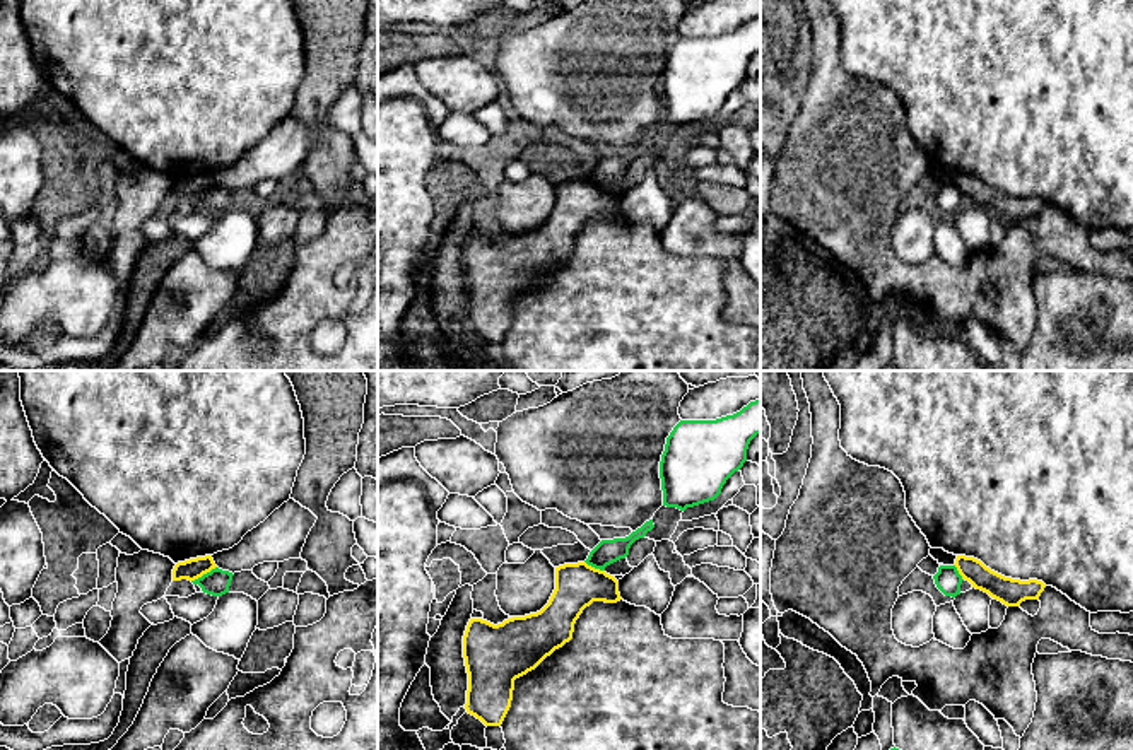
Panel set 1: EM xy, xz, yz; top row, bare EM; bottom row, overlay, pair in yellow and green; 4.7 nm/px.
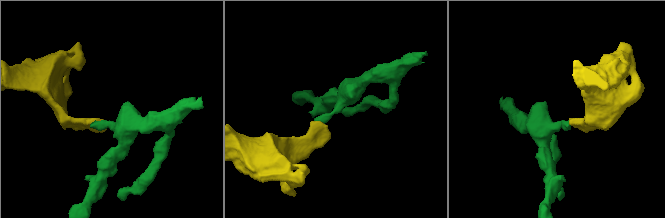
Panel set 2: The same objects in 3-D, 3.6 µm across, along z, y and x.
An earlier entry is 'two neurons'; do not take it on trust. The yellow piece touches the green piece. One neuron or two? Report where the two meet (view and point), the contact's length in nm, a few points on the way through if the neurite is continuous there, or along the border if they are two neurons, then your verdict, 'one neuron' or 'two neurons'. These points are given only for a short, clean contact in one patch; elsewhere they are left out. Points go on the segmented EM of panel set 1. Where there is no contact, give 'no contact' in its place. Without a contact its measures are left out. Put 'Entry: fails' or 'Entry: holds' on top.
Entry: holds
xy (204, 573) | 140 nm | along xy (216, 566), (192, 581) | two neurons

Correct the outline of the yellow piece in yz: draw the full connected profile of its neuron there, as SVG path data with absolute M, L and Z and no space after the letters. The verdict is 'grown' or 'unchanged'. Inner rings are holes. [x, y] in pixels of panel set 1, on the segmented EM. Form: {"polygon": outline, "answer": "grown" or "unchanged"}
{"polygon": "M957 555L954 565L972 588L988 593L1007 606L1020 606L1025 600L1039 600L1046 588L1046 584L1037 579L1020 581L1005 577L974 557Z", "answer": "unchanged"}

